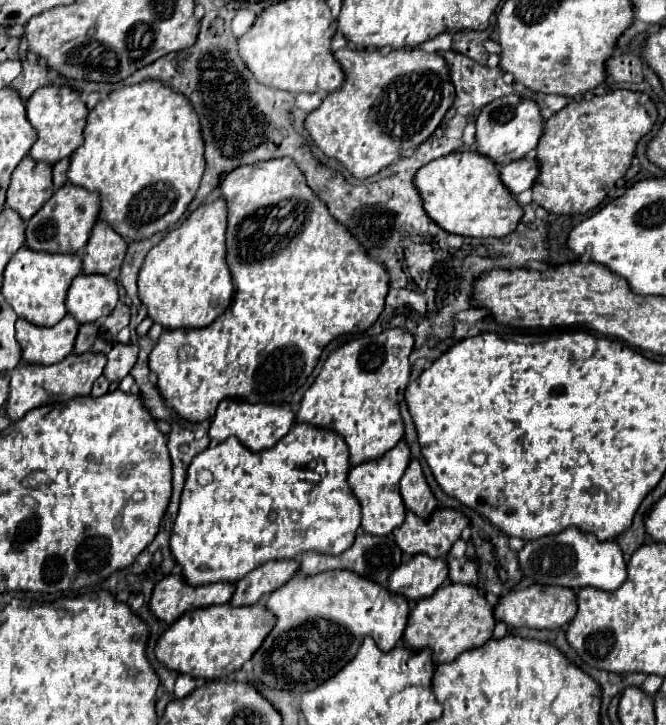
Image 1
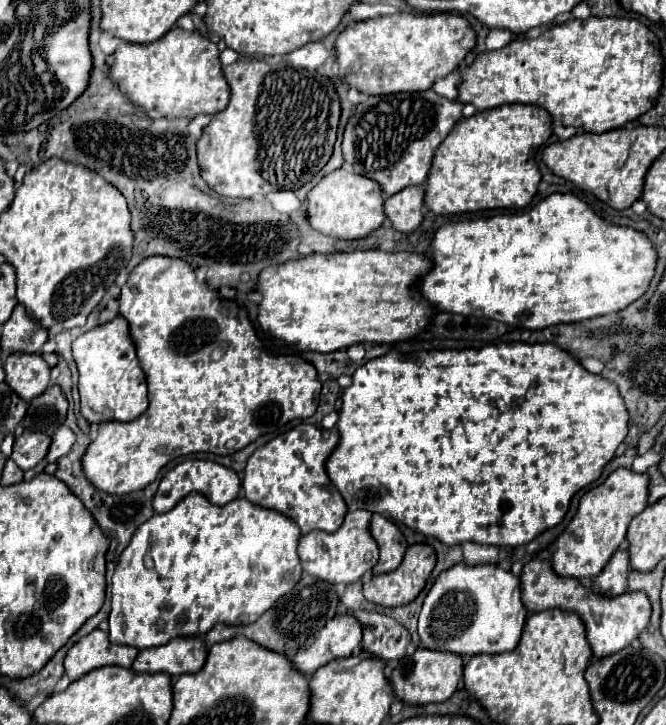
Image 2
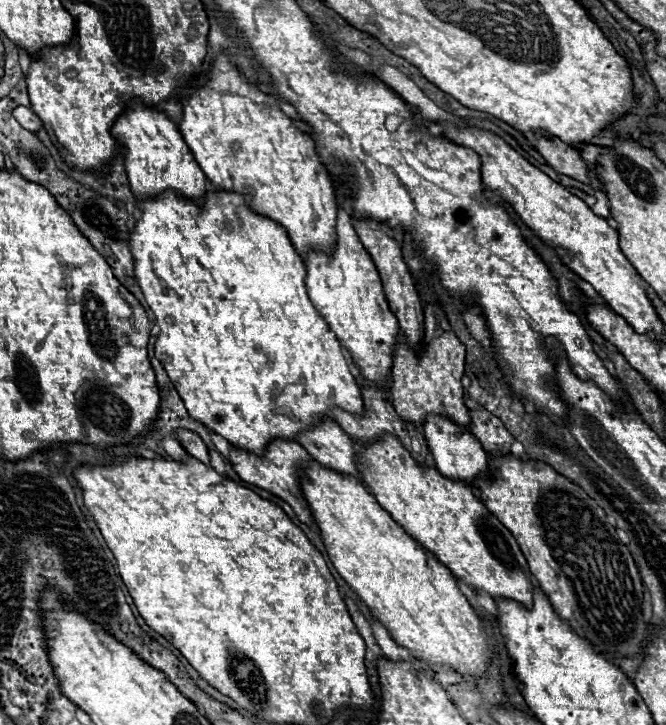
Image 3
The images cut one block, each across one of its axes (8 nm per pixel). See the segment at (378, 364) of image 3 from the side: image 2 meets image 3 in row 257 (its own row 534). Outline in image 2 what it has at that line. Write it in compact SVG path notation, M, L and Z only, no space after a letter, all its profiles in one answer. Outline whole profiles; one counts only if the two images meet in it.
M354 510L348 512L342 526L334 532L310 532L298 542L298 556L302 562L302 572L330 584L354 584L364 572L368 572L378 562L378 546L370 536L370 512Z

